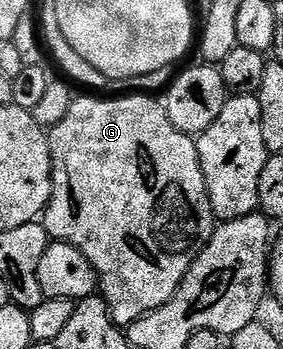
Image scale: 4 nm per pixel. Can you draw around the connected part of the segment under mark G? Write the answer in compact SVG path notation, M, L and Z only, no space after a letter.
M95 94L83 95L87 96L80 95L76 98L73 106L69 106L69 114L65 114L65 118L61 118L61 122L57 122L57 126L50 129L49 132L51 201L47 203L47 207L42 213L41 223L52 241L73 246L77 250L81 250L81 254L85 254L85 258L89 258L93 270L99 276L98 291L107 304L111 320L117 326L126 326L137 322L145 314L157 310L157 306L169 302L169 298L173 298L173 294L177 290L177 286L181 286L189 266L197 258L197 254L201 254L201 250L215 233L217 219L211 212L210 196L206 190L206 180L202 174L196 141L181 130L177 130L177 126L173 126L173 122L169 122L166 107L160 101L159 104L155 101L158 99L152 98L150 95L120 96L118 98L100 98Z

